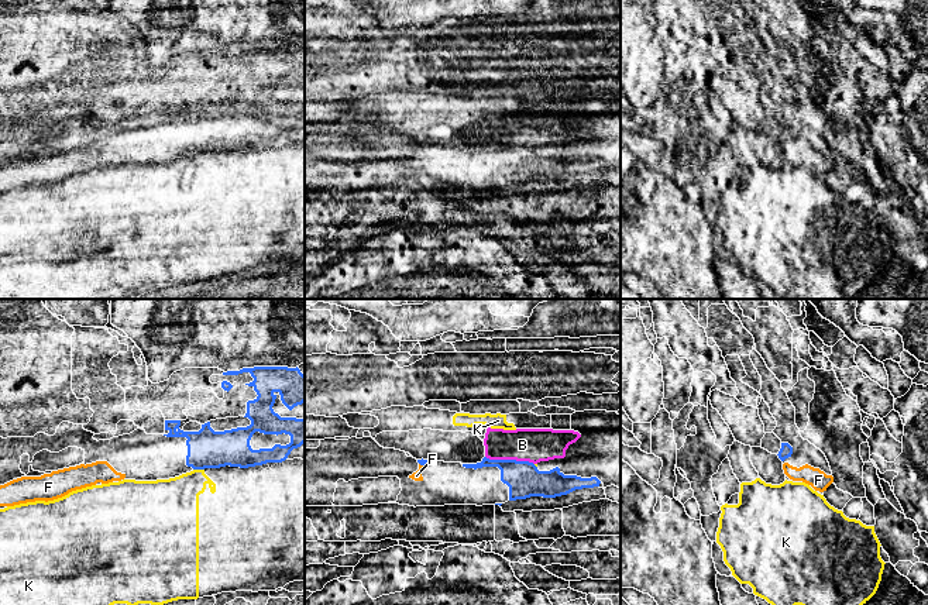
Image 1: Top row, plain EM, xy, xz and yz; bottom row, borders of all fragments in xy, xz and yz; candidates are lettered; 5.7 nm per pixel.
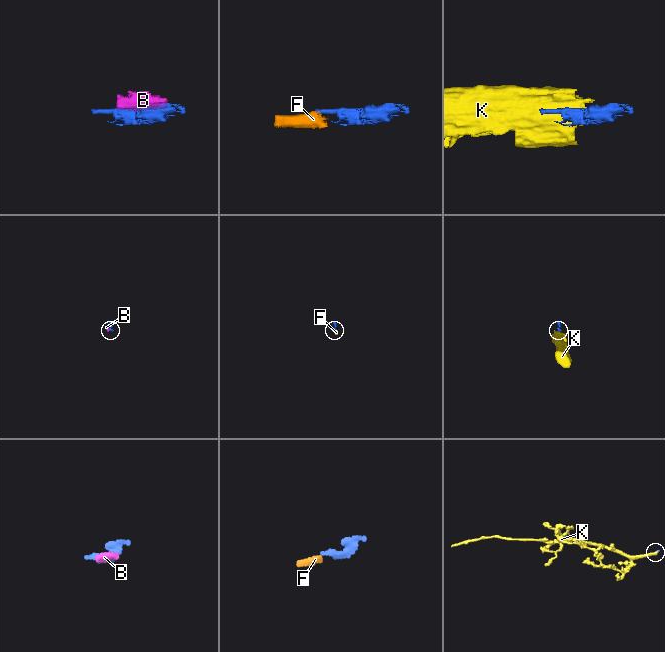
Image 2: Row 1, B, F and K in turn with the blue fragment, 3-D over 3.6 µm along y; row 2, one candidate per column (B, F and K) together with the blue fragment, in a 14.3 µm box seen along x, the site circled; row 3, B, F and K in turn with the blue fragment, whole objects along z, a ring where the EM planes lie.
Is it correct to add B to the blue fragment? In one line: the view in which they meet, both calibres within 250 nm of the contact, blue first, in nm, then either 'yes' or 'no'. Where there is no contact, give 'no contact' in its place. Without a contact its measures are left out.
xz | 200/190 nm | no

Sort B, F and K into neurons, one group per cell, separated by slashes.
B / F / K

